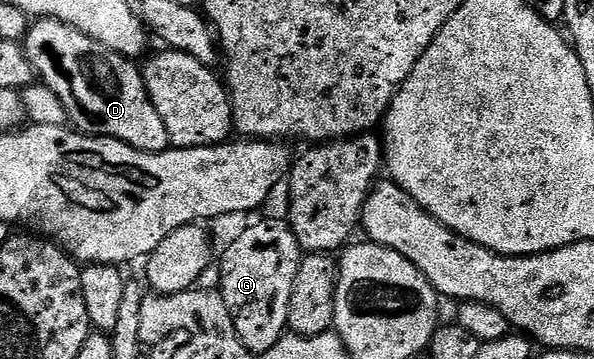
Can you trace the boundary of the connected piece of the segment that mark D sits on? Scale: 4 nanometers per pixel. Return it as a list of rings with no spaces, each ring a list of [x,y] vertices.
[[[49,18],[35,19],[29,25],[29,31],[24,37],[24,47],[28,62],[34,67],[35,77],[44,87],[52,90],[52,94],[56,94],[56,98],[62,103],[62,109],[68,114],[69,123],[77,131],[87,136],[105,136],[119,140],[141,152],[165,152],[171,147],[168,130],[160,114],[156,114],[156,104],[151,100],[146,84],[142,81],[139,65],[133,59],[97,47],[94,40],[88,38],[88,34]]]

